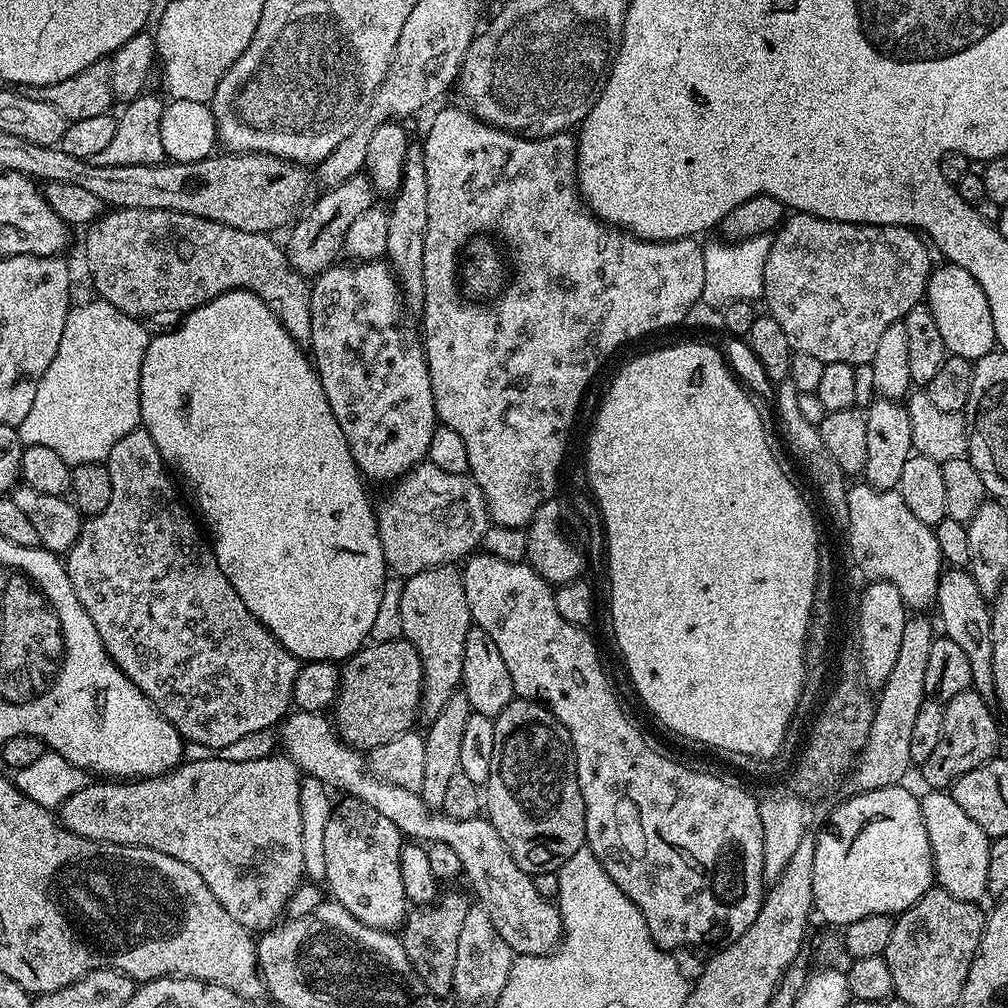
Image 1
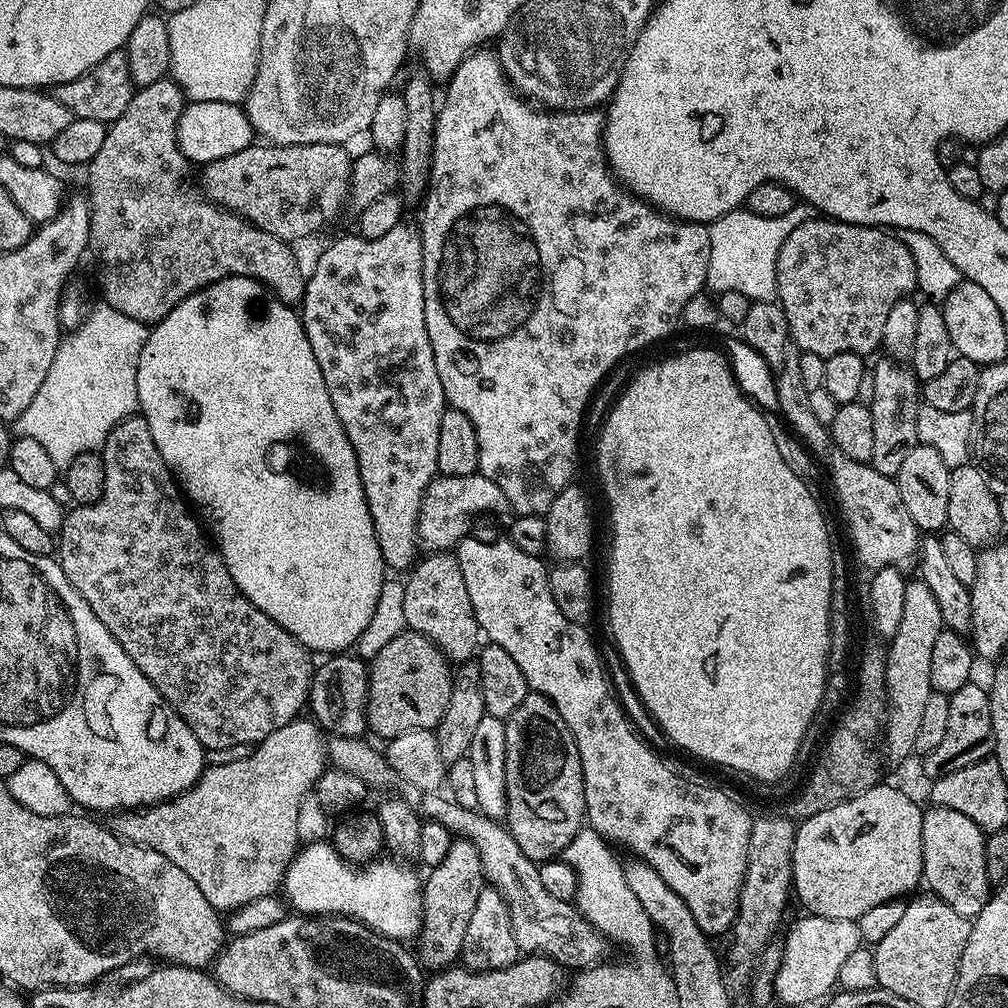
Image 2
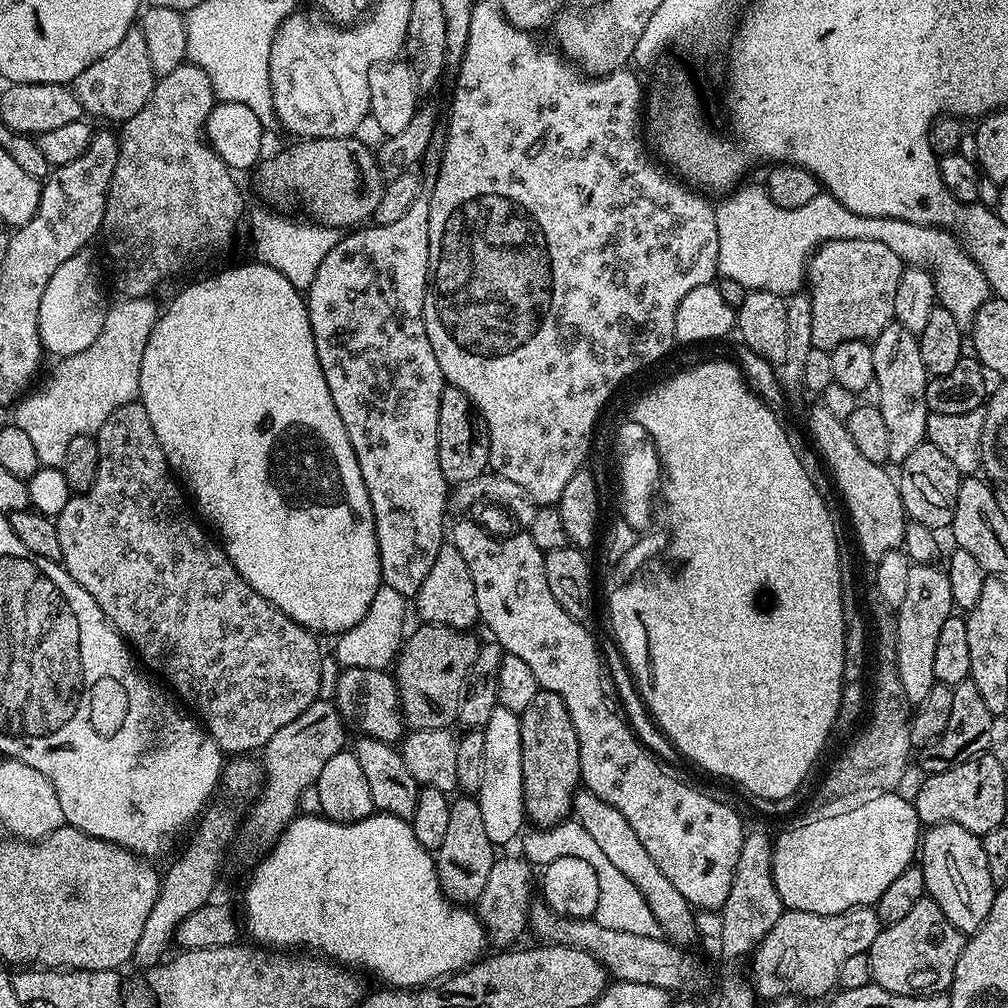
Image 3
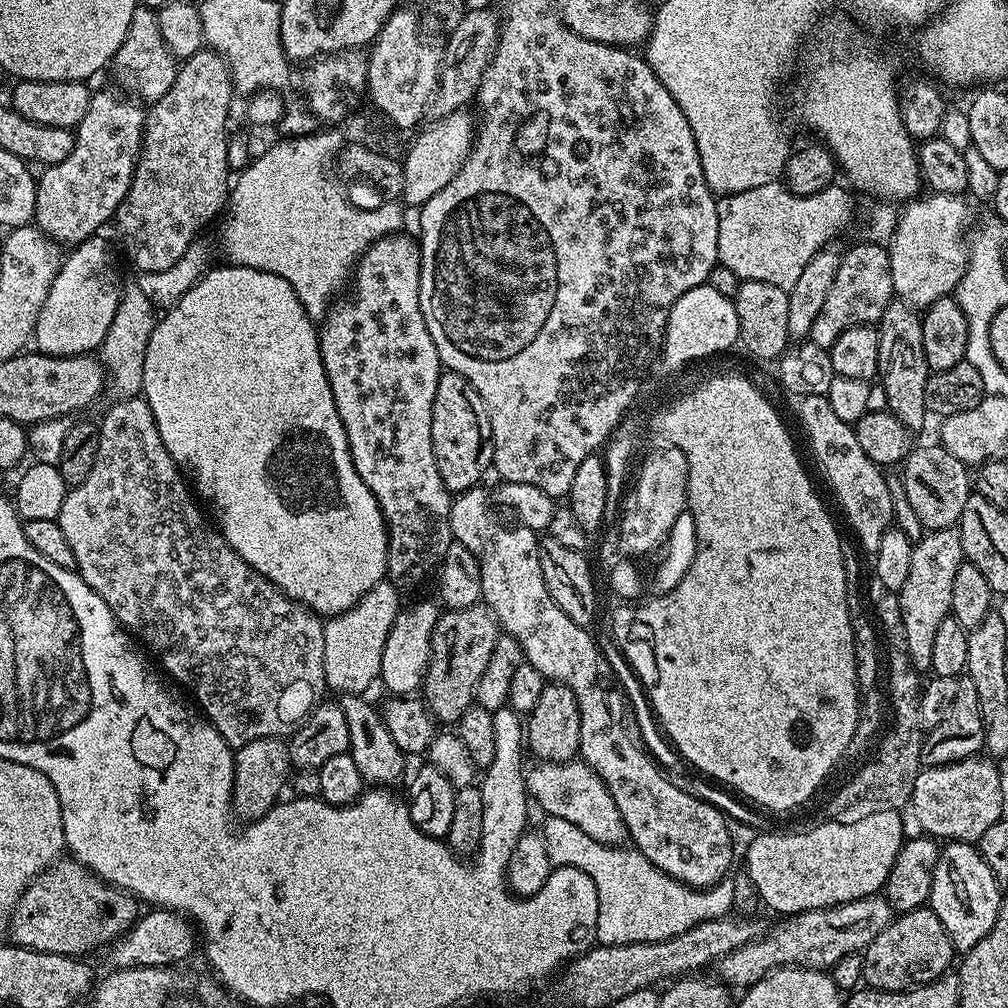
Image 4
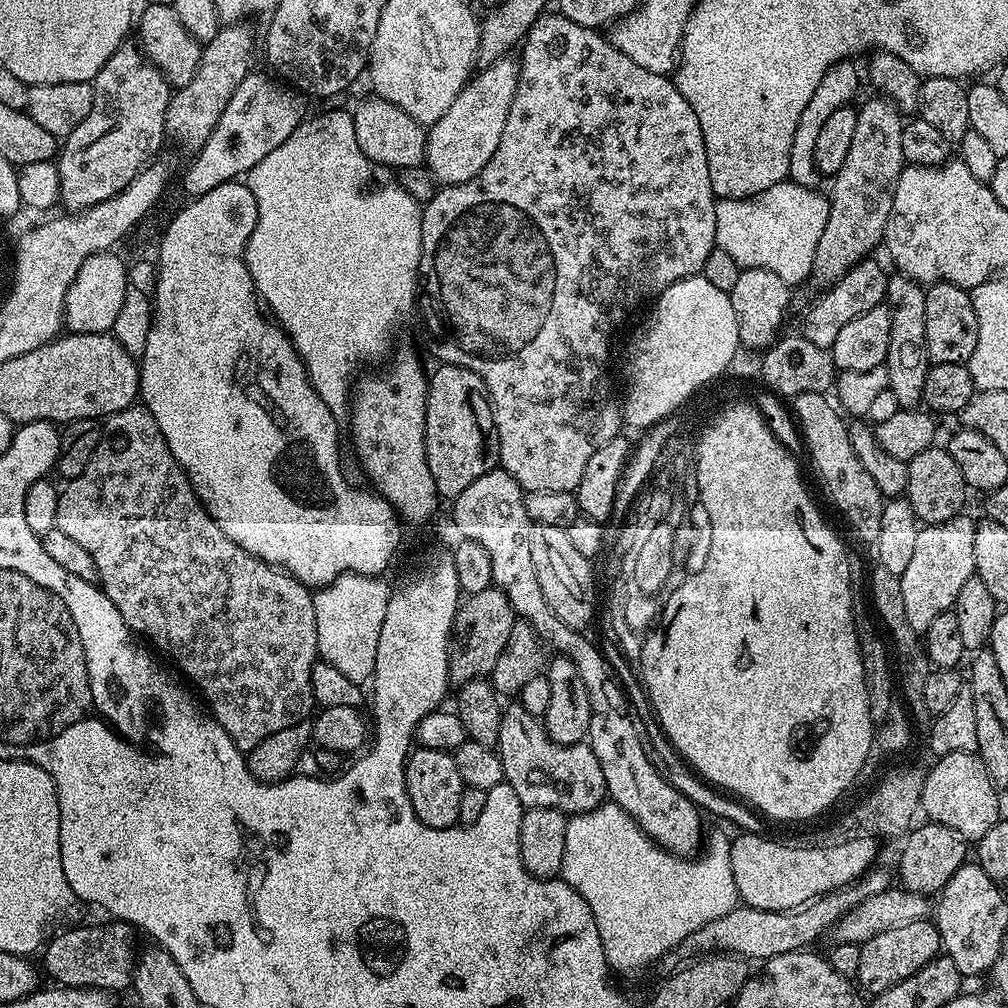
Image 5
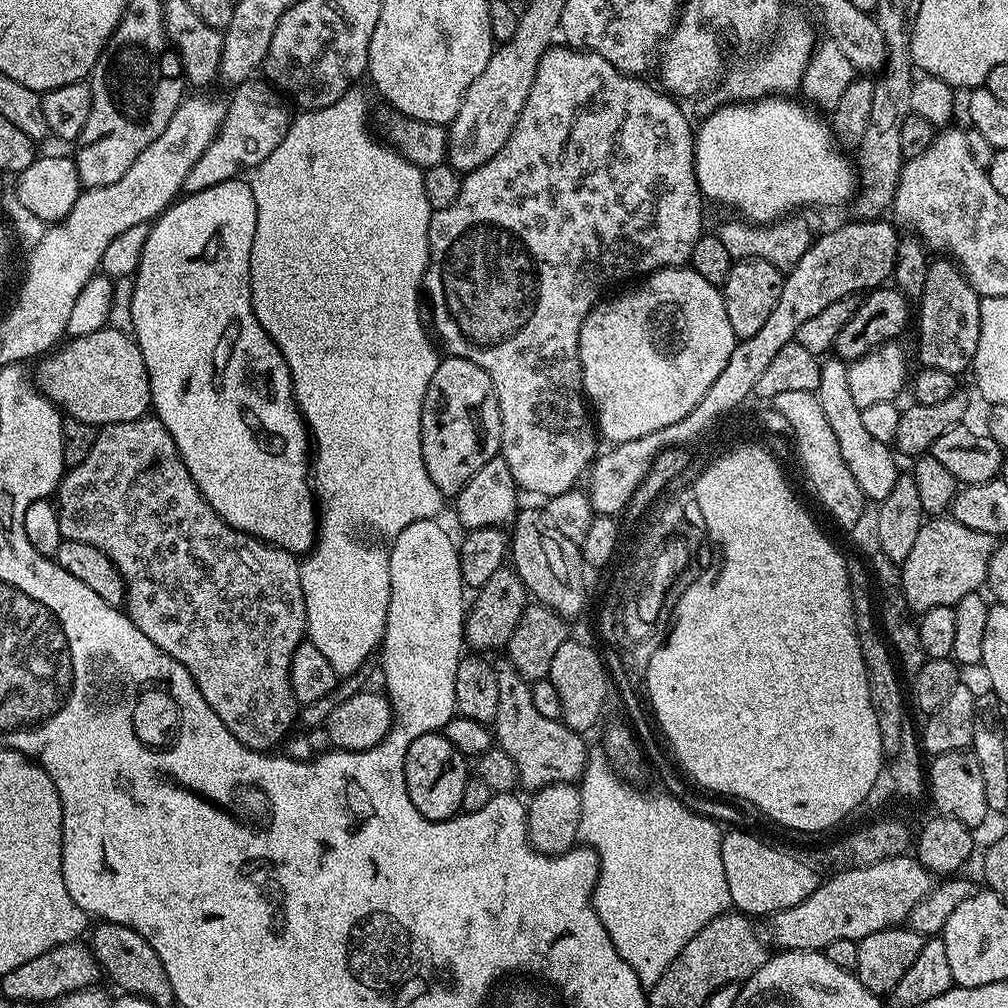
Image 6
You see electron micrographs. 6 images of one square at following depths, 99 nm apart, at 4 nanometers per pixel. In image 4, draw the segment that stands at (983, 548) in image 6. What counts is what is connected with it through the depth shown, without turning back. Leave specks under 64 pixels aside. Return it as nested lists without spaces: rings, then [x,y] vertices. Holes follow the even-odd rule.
[[[955,527],[934,528],[925,531],[924,535],[912,545],[910,571],[906,582],[902,582],[898,595],[902,606],[902,626],[906,626],[906,650],[910,654],[910,662],[921,674],[927,673],[931,669],[930,657],[934,646],[934,637],[938,625],[951,613],[950,594],[954,590],[954,574],[958,574],[958,566],[963,563],[965,563],[965,559],[962,538]]]

